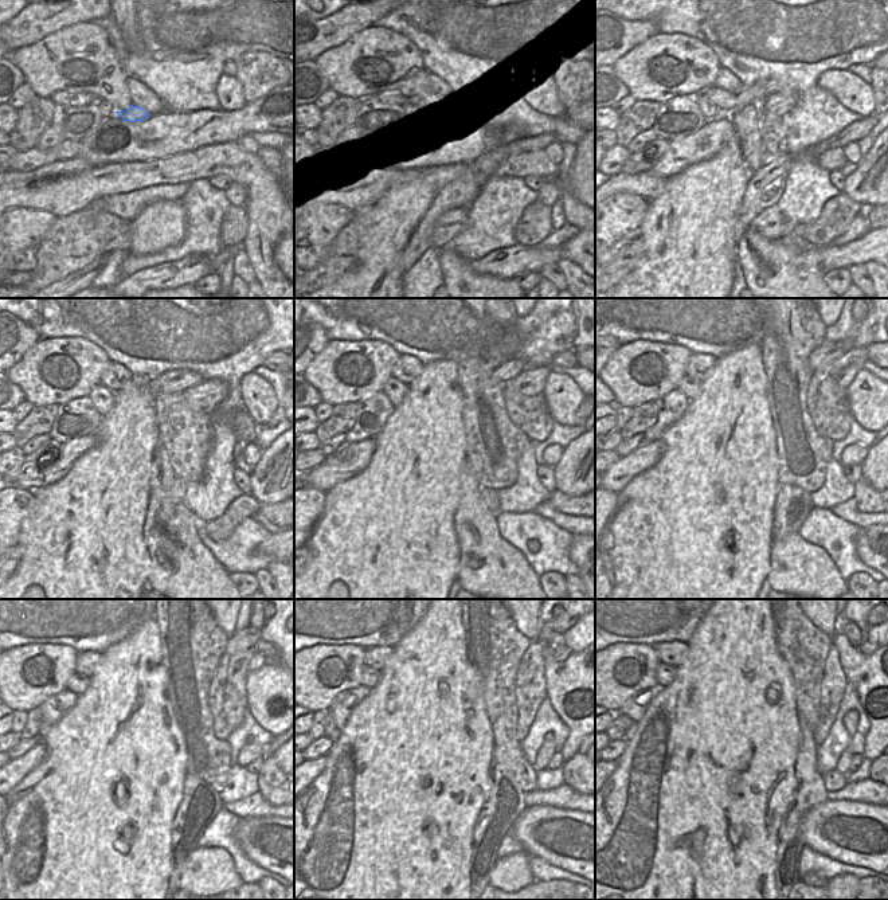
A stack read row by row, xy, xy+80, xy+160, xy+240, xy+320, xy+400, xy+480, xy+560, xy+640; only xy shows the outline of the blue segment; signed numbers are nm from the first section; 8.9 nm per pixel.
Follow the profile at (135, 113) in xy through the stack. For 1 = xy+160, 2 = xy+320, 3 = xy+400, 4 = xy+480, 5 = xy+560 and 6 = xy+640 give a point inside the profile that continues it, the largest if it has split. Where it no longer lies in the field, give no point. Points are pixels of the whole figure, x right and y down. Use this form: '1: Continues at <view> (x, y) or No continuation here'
1: Continues at xy+160 (778, 104)
2: Continues at xy+320 (531, 382)
3: Continues at xy+400 (847, 375)
4: Continues at xy+480 (258, 660)
5: Continues at xy+560 (560, 654)
6: Continues at xy+640 (865, 648).

